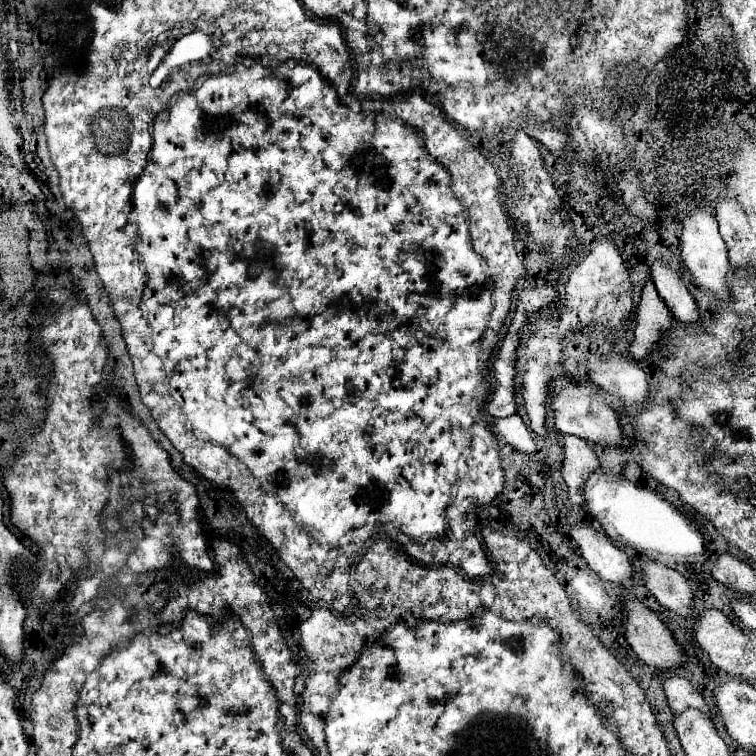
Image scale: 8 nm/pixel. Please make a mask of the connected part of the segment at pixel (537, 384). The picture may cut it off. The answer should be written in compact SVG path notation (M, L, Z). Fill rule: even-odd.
M526 320L528 326L524 326L524 332L520 334L520 346L516 352L516 360L520 362L520 372L522 372L522 384L520 384L520 392L524 398L524 408L526 414L530 418L530 428L538 434L538 436L546 436L546 402L548 402L548 384L552 378L562 374L562 346L558 346L564 336L544 336L544 332L532 330L534 326ZM552 344L552 348L550 348ZM552 350L552 352L550 352Z

